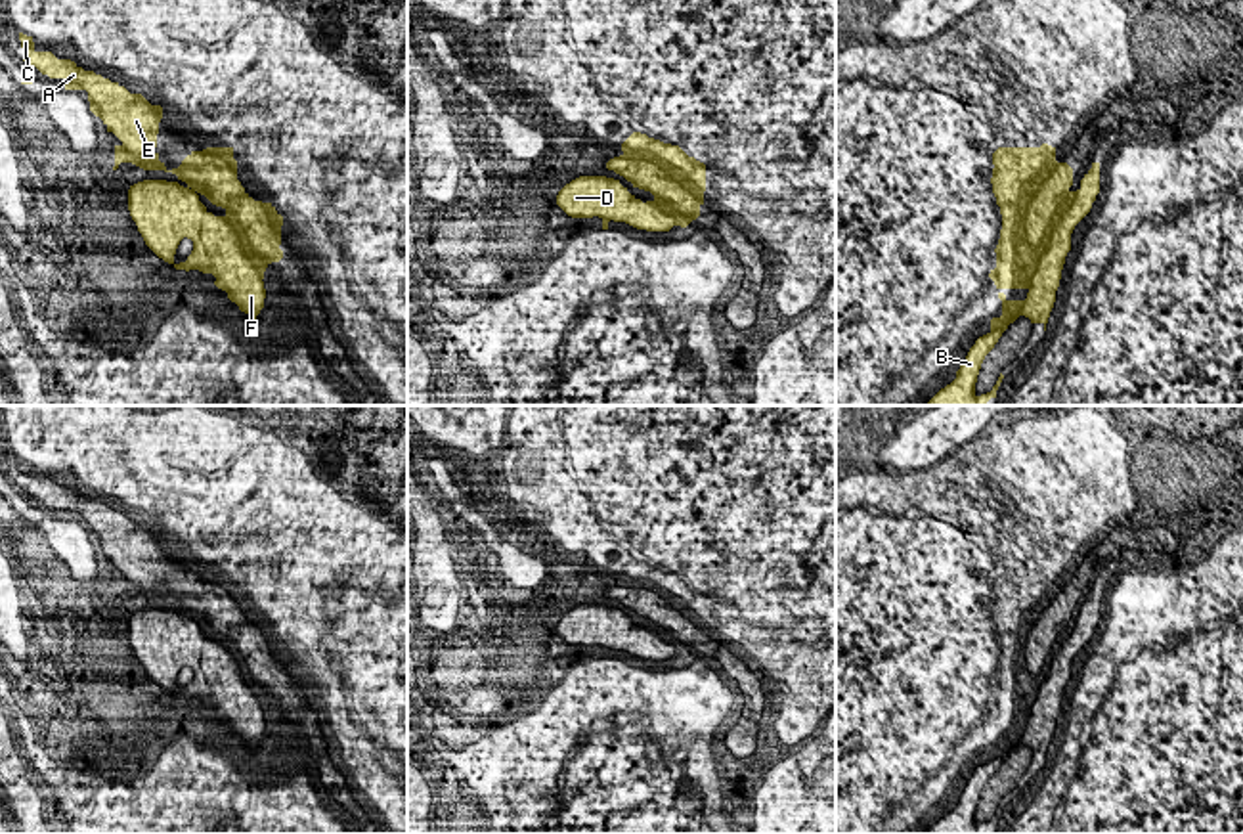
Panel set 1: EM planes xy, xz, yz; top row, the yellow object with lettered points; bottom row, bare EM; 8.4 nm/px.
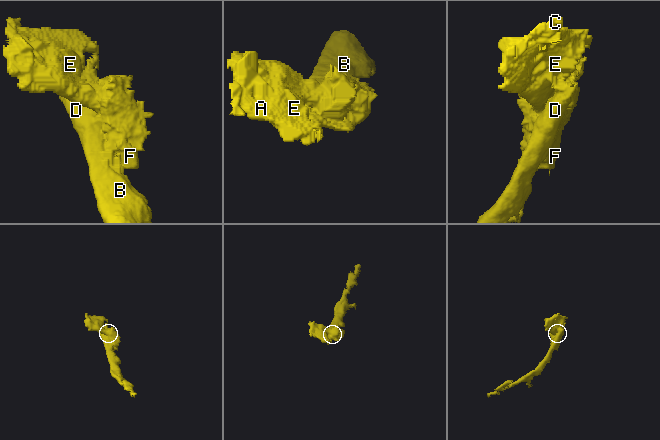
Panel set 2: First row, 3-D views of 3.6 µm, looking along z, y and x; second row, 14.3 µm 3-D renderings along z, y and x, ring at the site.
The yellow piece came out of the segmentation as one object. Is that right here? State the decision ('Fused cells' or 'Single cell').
Single cell

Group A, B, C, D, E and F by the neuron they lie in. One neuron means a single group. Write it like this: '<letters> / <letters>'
A B C D E F

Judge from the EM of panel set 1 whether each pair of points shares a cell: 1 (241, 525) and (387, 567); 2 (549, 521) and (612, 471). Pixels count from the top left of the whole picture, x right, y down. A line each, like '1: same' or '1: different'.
1: different
2: different

